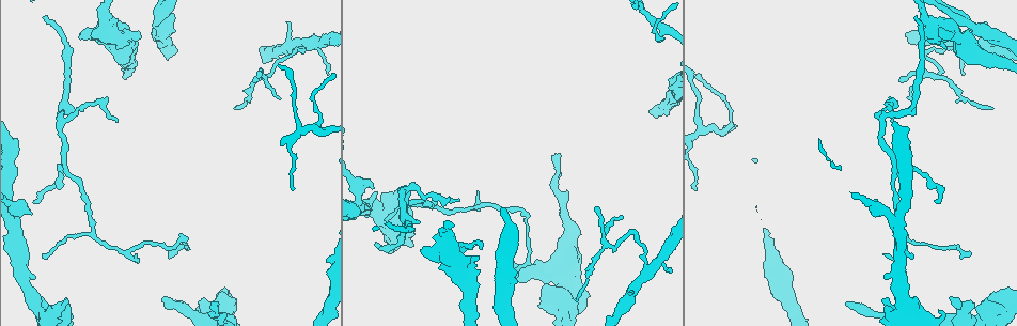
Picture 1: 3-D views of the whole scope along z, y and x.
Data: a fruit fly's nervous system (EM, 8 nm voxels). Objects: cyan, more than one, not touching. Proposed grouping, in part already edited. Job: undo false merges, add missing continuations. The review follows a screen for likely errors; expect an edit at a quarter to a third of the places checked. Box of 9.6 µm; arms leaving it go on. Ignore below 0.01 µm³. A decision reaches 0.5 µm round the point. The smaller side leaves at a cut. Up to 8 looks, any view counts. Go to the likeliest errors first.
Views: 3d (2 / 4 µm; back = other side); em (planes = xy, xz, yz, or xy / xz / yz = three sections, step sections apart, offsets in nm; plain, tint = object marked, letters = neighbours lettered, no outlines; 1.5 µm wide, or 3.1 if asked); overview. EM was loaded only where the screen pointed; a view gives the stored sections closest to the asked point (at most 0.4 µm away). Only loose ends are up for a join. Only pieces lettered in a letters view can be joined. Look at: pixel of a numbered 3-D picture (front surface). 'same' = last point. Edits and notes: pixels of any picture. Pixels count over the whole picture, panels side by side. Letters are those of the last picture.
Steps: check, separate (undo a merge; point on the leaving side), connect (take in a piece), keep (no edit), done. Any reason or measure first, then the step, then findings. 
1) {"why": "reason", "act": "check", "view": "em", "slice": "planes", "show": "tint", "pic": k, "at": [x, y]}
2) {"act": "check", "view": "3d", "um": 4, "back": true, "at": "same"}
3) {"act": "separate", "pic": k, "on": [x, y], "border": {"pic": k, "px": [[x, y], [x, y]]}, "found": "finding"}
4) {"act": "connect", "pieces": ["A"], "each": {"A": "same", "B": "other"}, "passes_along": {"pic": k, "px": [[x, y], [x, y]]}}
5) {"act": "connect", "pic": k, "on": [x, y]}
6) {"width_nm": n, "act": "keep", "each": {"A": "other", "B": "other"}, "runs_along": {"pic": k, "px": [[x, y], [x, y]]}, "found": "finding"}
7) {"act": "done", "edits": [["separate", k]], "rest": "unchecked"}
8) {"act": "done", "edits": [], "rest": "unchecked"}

{"why": "a fork", "act": "check", "view": "em", "slice": "yz", "step": 4, "show": "tint", "pic": 1, "at": [966, 22]}

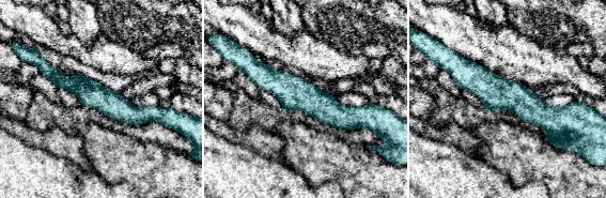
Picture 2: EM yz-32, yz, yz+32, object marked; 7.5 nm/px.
{"why": "what lies round it", "act": "check", "view": "em", "slice": "yz", "step": 4, "show": "letters", "at": "same"}

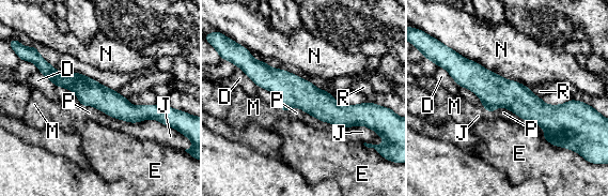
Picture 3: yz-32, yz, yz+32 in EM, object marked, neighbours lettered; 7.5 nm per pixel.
{"longest_contact_nm": ["N", 650], "act": "keep", "each": {"D": "other", "E": "other", "J": "other", "M": "other", "N": "other", "P": "other", "R": "other"}, "runs_along": {"pic": 3, "px": [[42, 69], [128, 112], [160, 112]]}, "found": "one cell here"}

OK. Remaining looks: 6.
{"why": "end of a long branch", "act": "check", "view": "em", "slice": "planes", "show": "plain", "pic": 1, "at": [217, 306]}

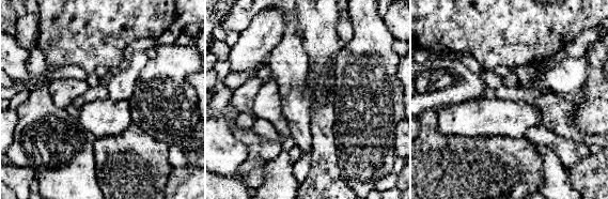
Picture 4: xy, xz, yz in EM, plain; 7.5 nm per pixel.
{"why": "see the neighbours", "act": "check", "view": "em", "slice": "planes", "show": "letters", "at": "same"}

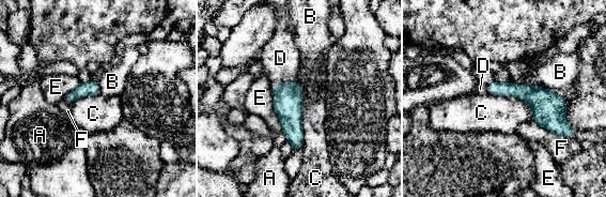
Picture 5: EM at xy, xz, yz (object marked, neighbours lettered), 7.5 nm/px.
{"act": "connect", "pieces": ["D"], "each": {"A": "other", "B": "other", "C": "other", "D": "same", "E": "other", "F": "other"}, "passes_along": {"pic": 5, "px": [[288, 97], [286, 82], [280, 58]]}, "found": "it goes on there"}

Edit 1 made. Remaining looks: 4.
{"why": "branch stops here", "act": "check", "view": "em", "slice": "planes", "show": "tint", "pic": 1, "at": [34, 201]}

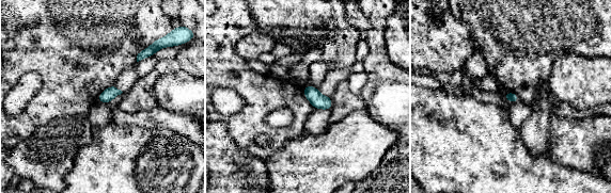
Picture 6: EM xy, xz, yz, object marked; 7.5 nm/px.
{"why": "what lies round it", "act": "check", "view": "em", "slice": "planes", "show": "letters", "at": "same"}

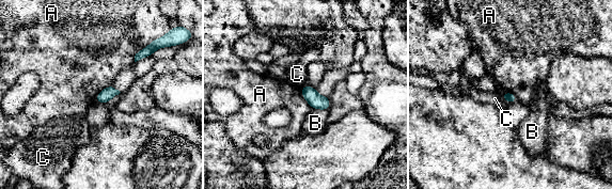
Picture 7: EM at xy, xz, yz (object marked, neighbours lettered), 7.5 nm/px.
{"width_nm": 80, "act": "keep", "each": {"A": "other", "B": "other", "C": "other"}, "border": {"pic": 7, "px": [[300, 88], [302, 97], [313, 108]]}, "found": "none of them fits"}

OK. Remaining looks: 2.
{"act": "done", "edits": [["connect", 5]], "rest": "unchecked"}

